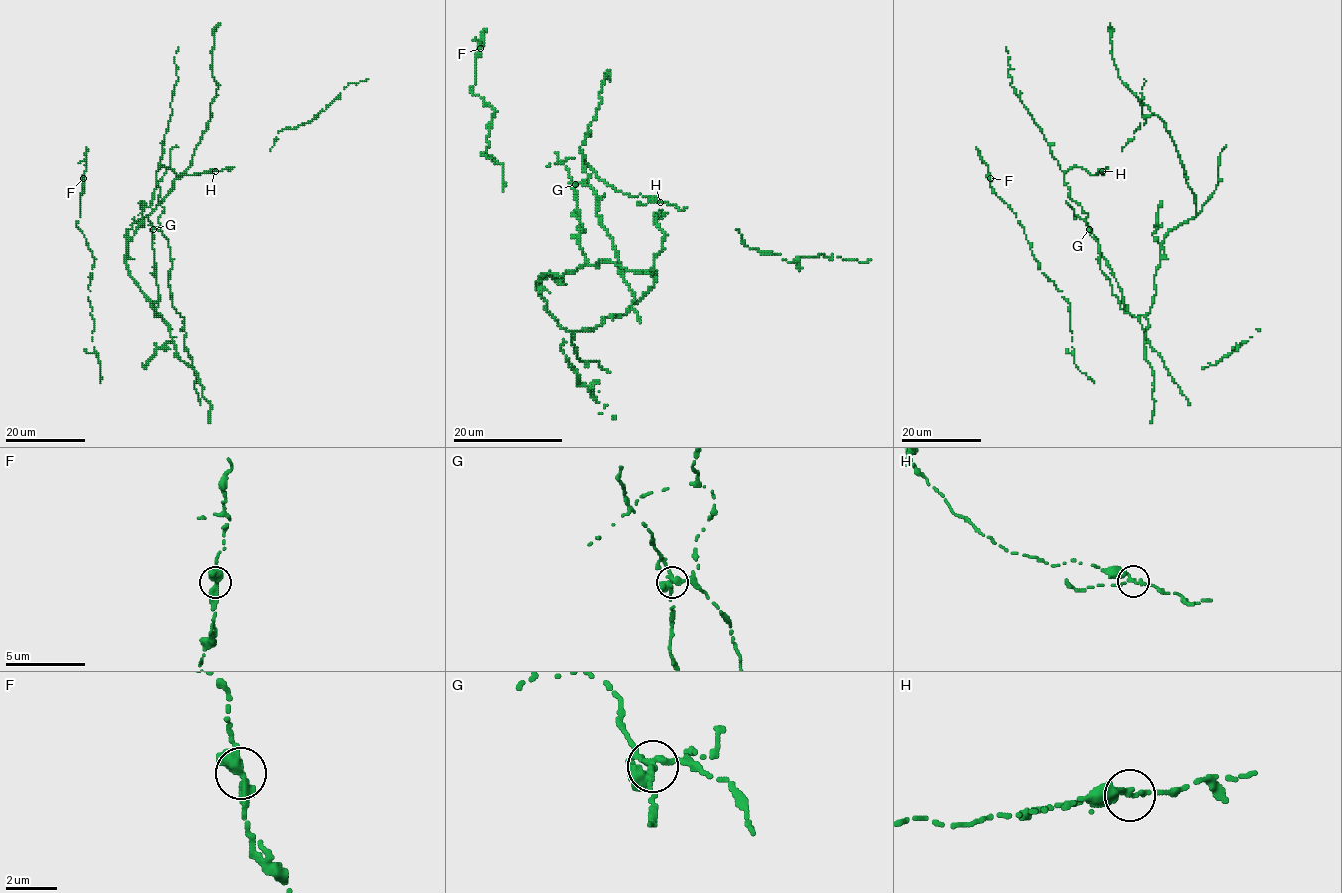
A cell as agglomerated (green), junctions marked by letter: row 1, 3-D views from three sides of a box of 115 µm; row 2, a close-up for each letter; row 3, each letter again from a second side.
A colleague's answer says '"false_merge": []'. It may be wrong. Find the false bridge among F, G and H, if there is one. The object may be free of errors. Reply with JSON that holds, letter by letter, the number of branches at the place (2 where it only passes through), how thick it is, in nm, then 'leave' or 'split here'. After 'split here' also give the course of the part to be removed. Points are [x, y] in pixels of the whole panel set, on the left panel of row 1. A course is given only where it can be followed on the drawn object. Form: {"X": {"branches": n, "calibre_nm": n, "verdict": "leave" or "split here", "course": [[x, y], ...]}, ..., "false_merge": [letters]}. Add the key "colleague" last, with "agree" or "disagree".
{"F": {"branches": 2, "calibre_nm": 440, "verdict": "leave"}, "G": {"branches": 3, "calibre_nm": 360, "verdict": "split here", "course": [[153, 229], [158, 316], [130, 274], [125, 235], [192, 163], [217, 95], [212, 57], [220, 23]]}, "H": {"branches": 3, "calibre_nm": 190, "verdict": "leave"}, "false_merge": ["G"], "colleague": "disagree"}

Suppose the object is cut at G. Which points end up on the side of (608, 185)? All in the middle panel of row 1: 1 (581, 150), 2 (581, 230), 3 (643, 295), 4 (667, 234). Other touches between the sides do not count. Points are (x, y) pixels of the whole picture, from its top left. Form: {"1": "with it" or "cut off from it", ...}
{"1": "with it", "2": "cut off from it", "3": "cut off from it", "4": "cut off from it"}

